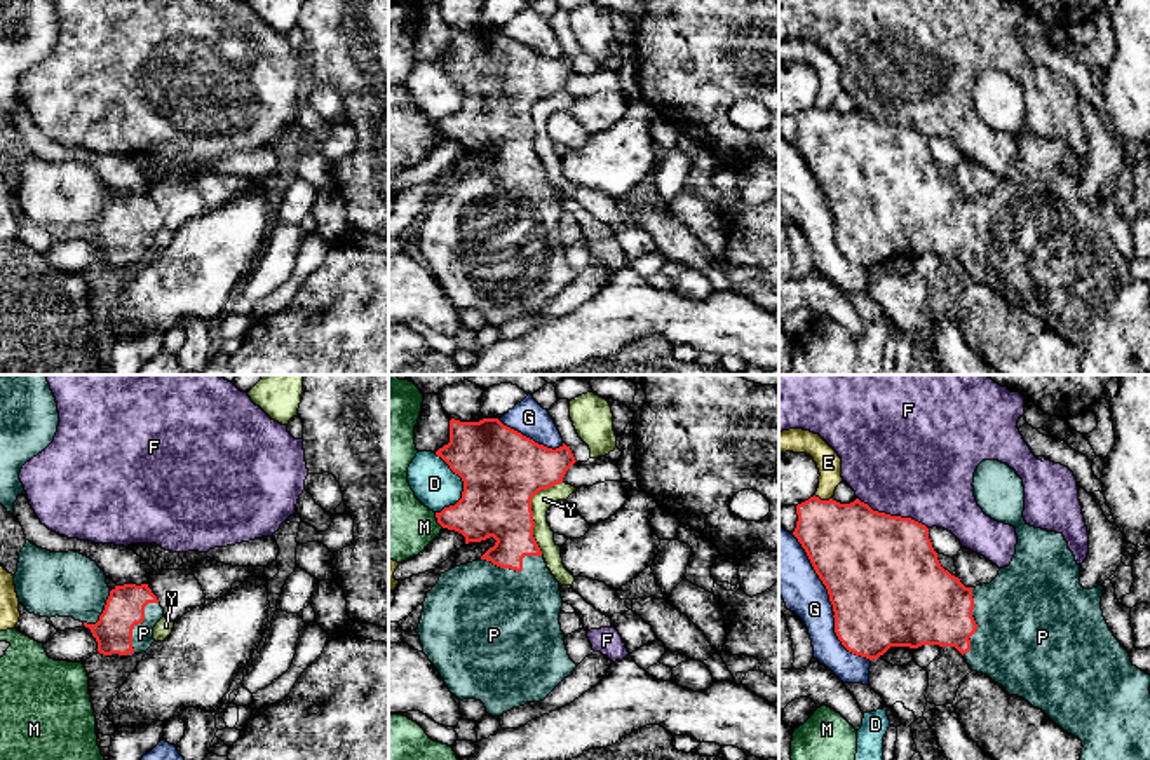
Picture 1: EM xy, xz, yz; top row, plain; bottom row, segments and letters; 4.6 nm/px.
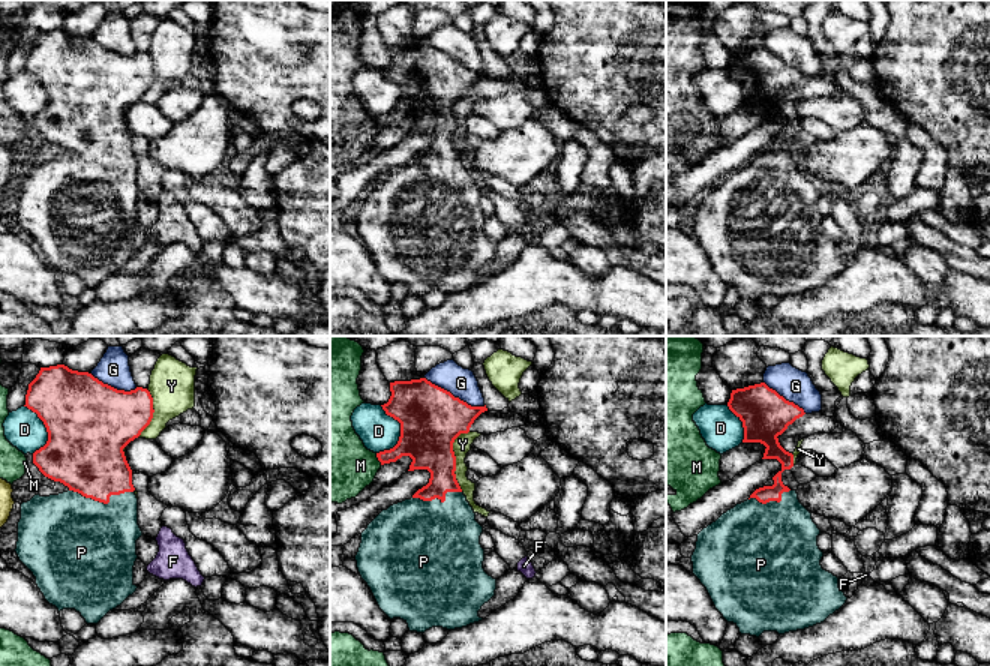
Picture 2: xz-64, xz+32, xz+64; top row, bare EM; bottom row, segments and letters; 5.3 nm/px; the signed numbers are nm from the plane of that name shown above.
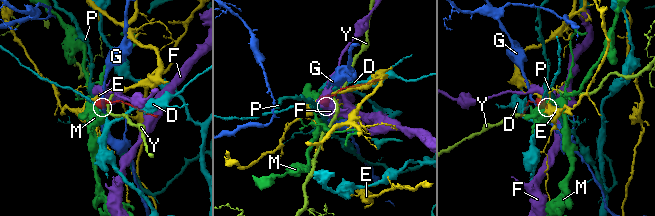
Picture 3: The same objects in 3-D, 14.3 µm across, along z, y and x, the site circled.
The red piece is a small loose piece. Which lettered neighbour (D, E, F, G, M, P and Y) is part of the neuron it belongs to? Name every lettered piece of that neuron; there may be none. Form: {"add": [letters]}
{"add": ["P"]}

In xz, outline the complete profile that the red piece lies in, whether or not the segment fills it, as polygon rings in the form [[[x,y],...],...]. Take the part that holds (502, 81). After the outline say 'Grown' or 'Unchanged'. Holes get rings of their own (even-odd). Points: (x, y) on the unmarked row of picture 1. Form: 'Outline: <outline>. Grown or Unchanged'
Outline: [[[498,28],[479,31],[450,30],[450,52],[436,61],[463,91],[462,108],[436,122],[443,138],[465,146],[465,153],[493,146],[497,152],[477,171],[455,176],[441,183],[437,193],[427,202],[418,234],[423,263],[439,281],[446,296],[460,310],[476,309],[491,326],[544,310],[577,274],[570,268],[559,234],[563,207],[559,192],[547,178],[542,160],[533,146],[531,108],[554,94],[563,92],[566,80],[577,71],[565,52],[552,59],[521,42],[504,35]]]. Grown

